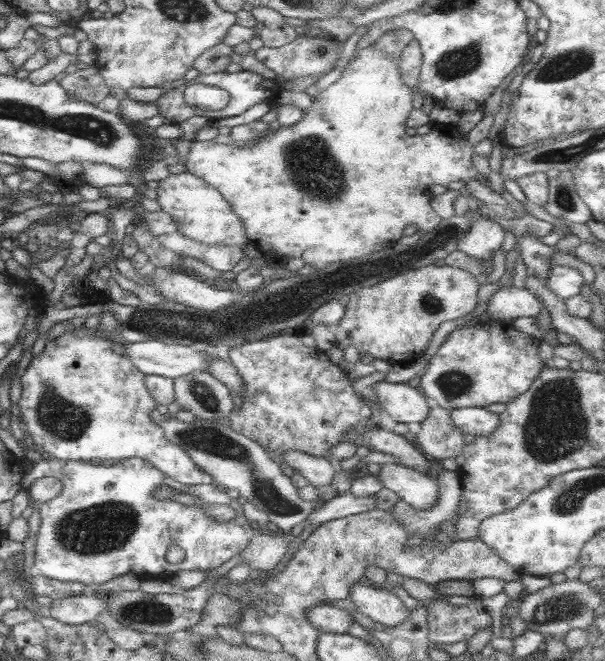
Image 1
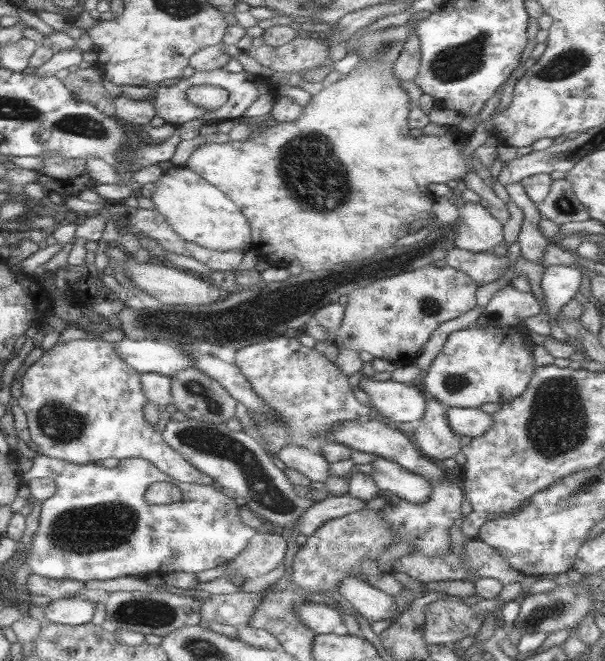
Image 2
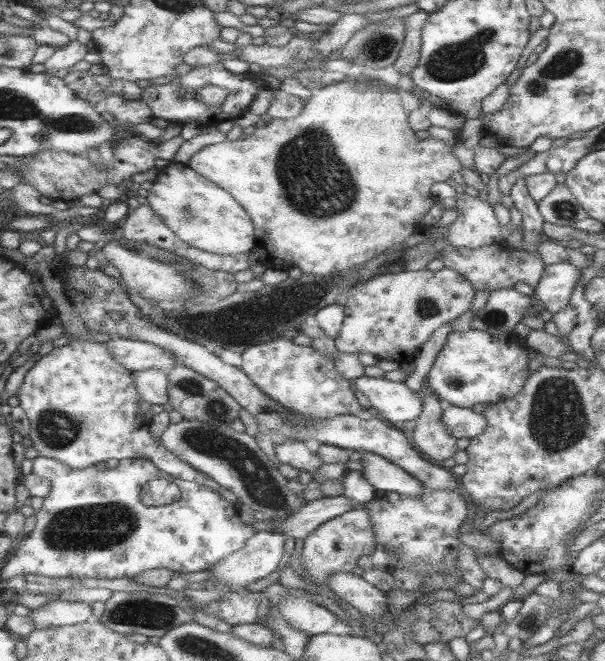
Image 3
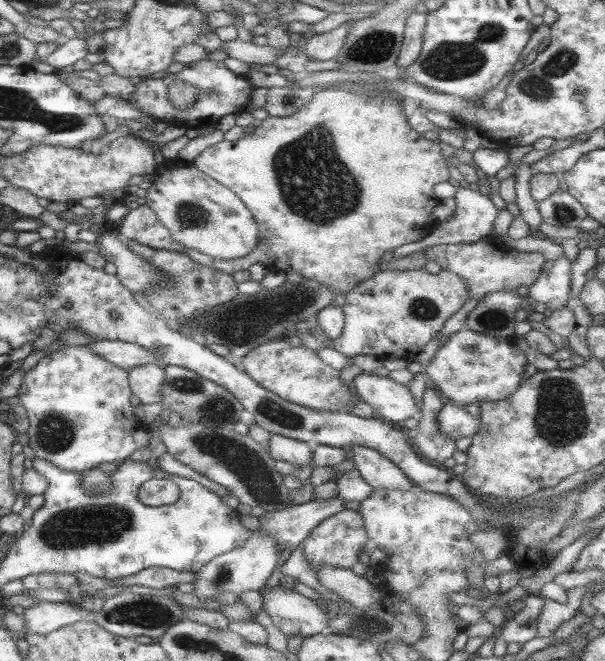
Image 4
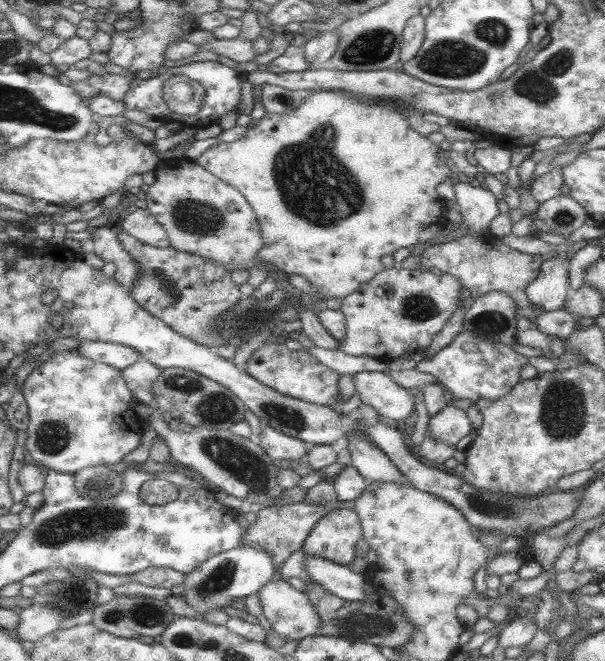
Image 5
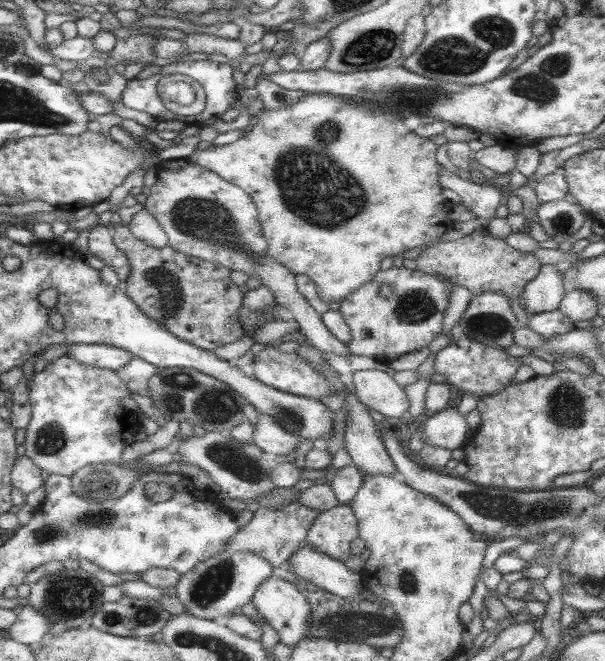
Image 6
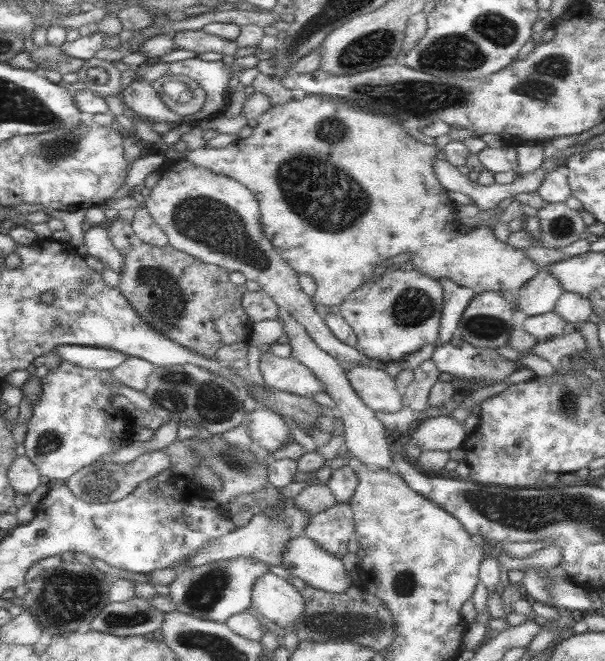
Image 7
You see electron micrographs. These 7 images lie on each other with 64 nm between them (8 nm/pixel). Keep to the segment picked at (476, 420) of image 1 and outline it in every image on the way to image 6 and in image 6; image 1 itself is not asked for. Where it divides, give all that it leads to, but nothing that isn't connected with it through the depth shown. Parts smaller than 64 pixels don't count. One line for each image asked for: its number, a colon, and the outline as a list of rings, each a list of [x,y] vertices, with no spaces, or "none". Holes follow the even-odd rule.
2: [[[447,408],[445,416],[451,432],[459,438],[479,438],[491,426],[491,414],[485,414],[479,408]]]
3: [[[443,406],[441,422],[445,430],[455,438],[477,438],[485,428],[483,414],[475,414],[469,408],[457,408],[457,406]]]
4: [[[451,402],[439,410],[435,424],[437,430],[453,442],[463,436],[473,436],[479,430],[479,418],[467,414],[463,406],[455,406]]]
5: [[[457,404],[445,406],[441,412],[437,412],[429,420],[429,436],[439,444],[455,446],[463,436],[467,436],[473,430],[469,418],[463,410],[459,410]]]
6: [[[455,406],[451,410],[441,410],[435,416],[423,420],[423,432],[421,440],[427,446],[455,450],[463,446],[463,438],[467,438],[471,432],[465,424],[465,416],[457,412]]]

